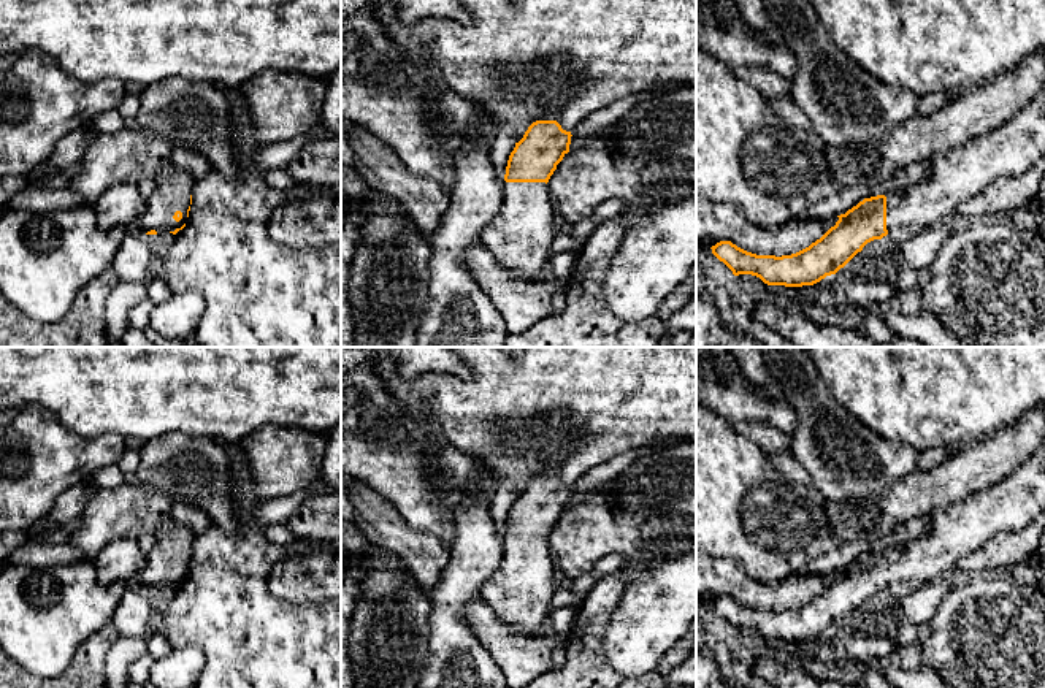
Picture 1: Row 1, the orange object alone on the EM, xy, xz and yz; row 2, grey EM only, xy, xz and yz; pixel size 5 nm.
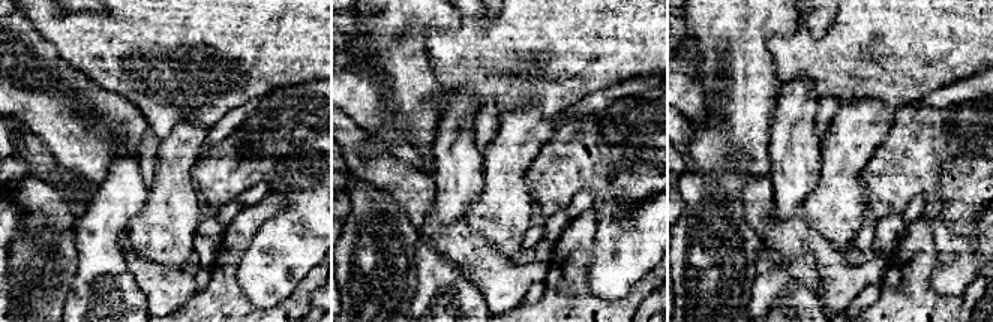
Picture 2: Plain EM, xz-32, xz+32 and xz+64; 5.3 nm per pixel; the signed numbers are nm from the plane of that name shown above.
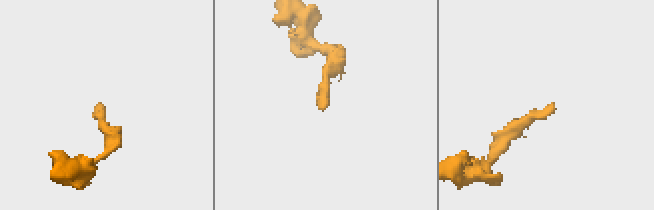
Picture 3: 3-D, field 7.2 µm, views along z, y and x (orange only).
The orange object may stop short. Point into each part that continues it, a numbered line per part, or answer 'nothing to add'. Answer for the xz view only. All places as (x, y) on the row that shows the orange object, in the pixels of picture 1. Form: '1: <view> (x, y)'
1: xz (519, 236)

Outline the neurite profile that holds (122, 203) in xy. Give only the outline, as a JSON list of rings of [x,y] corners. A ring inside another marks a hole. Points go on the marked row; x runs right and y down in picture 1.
[[[119,182],[106,189],[94,203],[97,224],[103,230],[119,225],[135,228],[147,209],[147,200],[136,184]]]

